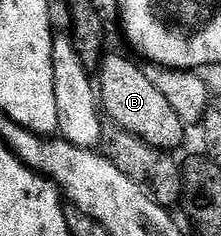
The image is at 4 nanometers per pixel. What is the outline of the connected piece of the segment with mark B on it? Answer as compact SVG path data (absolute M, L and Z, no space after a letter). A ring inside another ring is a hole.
M106 53L101 59L101 65L95 70L95 89L99 95L99 106L104 117L110 123L157 149L168 152L175 151L177 145L185 138L187 127L175 116L171 104L158 92L155 84L147 80L144 69L136 66L129 58L121 54Z

